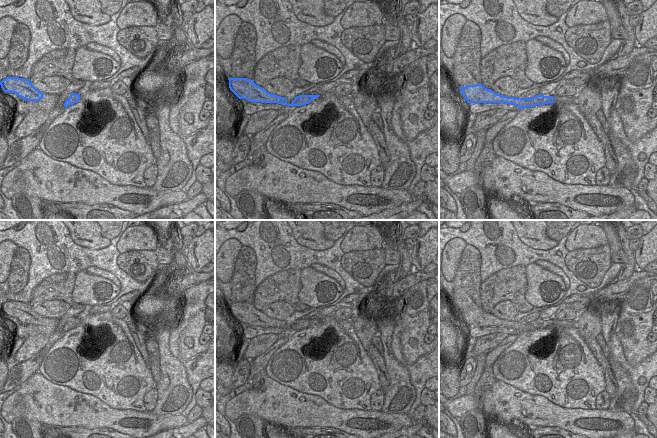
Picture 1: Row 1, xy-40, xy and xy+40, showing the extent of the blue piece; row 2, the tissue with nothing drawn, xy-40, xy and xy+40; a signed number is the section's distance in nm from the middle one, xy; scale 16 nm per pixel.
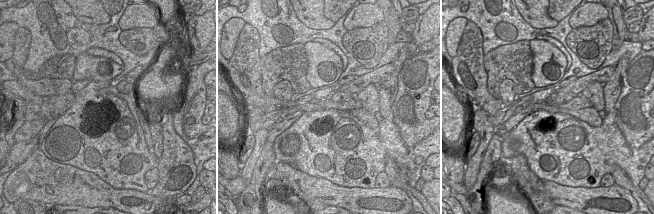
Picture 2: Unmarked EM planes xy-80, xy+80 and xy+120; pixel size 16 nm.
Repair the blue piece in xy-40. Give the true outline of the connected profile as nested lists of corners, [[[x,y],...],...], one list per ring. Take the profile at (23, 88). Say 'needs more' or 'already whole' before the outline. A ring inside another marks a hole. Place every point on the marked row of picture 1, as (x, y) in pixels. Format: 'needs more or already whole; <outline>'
already whole; [[[6,77],[0,82],[0,85],[5,93],[15,93],[27,101],[39,101],[45,94],[36,89],[29,79]]]

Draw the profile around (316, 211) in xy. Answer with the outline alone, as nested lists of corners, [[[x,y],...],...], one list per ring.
[[[287,204],[293,212],[304,217],[305,220],[359,220],[362,215],[349,211],[335,204]]]

